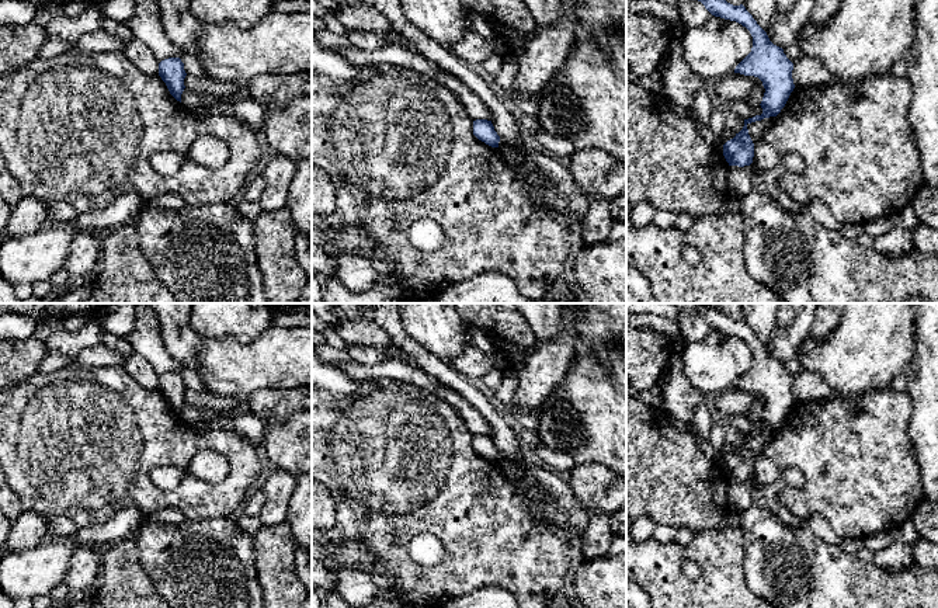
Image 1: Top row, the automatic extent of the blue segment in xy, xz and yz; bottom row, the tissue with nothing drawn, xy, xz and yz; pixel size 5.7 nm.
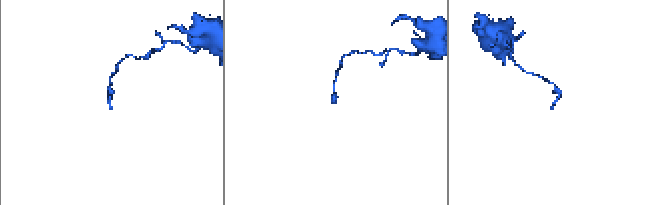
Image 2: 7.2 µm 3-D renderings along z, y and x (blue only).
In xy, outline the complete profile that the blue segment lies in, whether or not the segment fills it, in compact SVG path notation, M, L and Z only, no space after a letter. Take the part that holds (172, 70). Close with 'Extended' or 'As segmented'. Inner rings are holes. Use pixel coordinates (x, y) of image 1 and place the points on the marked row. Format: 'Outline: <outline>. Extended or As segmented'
Outline: M169 58L159 63L159 76L166 83L170 94L181 103L181 94L185 88L184 79L187 76L184 63L180 58Z. As segmented

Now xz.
Outline: M476 119L473 121L473 135L491 147L498 147L500 136L494 131L491 121Z. As segmented

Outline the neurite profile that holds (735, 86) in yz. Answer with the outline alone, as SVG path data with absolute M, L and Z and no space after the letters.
M734 72L711 83L712 94L725 104L737 100L748 100L753 90L758 86L762 86L758 77Z

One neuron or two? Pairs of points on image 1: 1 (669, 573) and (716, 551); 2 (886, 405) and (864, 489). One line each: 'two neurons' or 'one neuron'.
1: one neuron
2: one neuron

